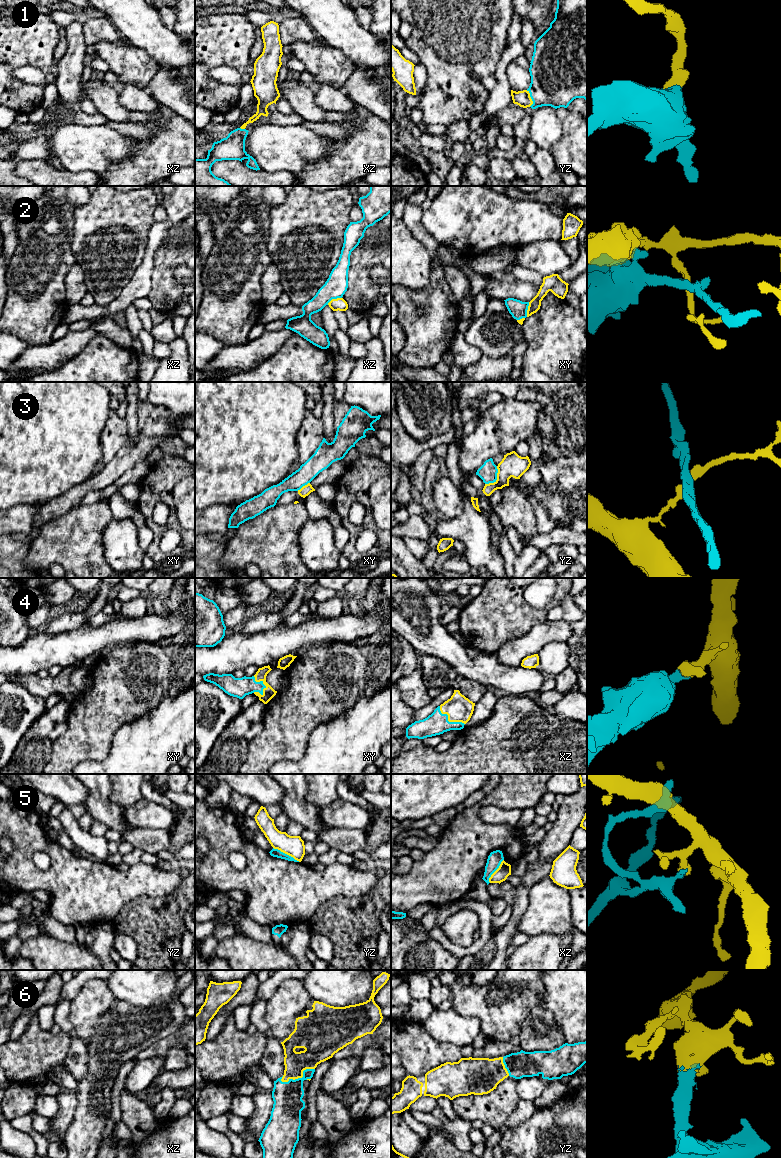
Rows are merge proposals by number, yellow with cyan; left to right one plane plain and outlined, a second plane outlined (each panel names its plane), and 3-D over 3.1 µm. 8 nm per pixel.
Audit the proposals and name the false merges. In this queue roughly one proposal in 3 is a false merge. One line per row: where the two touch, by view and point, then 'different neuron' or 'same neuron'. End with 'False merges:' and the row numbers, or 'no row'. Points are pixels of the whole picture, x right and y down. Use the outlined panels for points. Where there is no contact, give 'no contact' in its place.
1: meets yellow in yz at (530, 98); same neuron
2: meets yellow in xz at (334, 299); different neuron
3: meets yellow in yz at (497, 478); different neuron
4: meets yellow in xy at (263, 683); same neuron
5: meets yellow in yz at (286, 853); different neuron
6: meets yellow in xz at (299, 1077); same neuron
False merges: 2, 3, 5

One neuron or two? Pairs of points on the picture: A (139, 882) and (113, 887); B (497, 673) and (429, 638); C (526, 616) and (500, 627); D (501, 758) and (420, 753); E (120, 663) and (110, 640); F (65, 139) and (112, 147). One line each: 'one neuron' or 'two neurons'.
A: one neuron
B: one neuron
C: one neuron
D: one neuron
E: two neurons
F: one neuron

